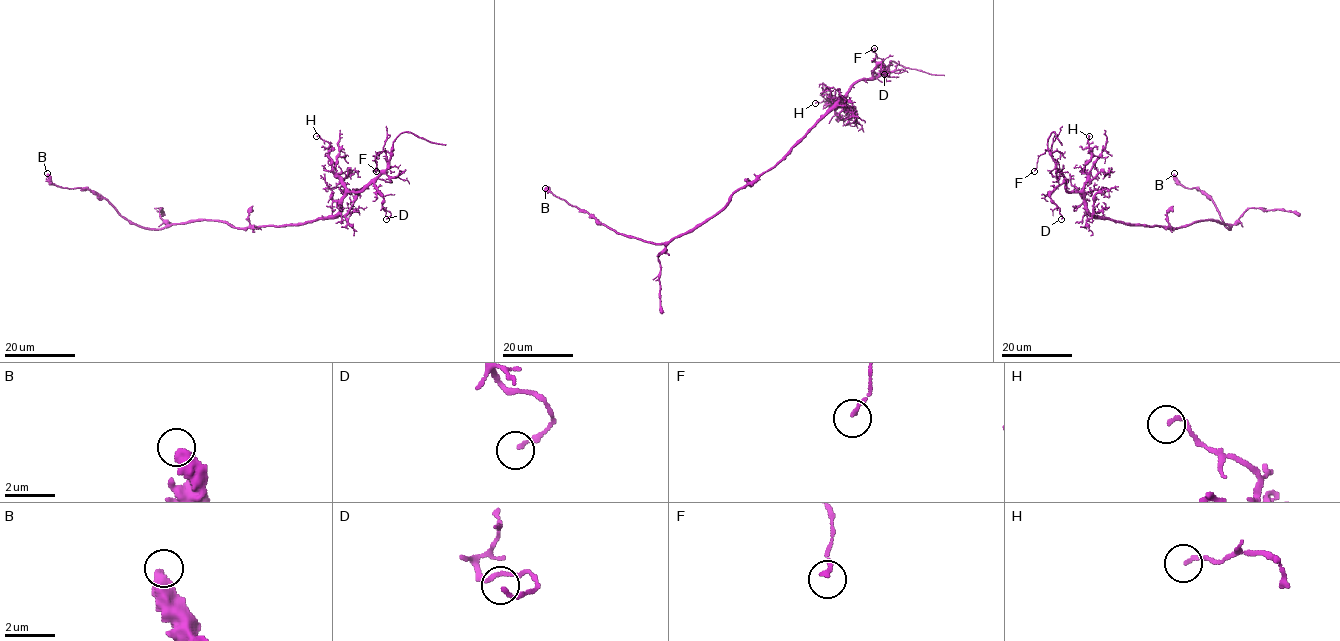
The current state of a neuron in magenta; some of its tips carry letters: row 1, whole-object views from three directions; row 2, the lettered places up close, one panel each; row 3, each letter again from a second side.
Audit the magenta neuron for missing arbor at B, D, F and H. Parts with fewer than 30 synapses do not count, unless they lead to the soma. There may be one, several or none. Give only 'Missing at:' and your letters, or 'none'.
Missing at: none

